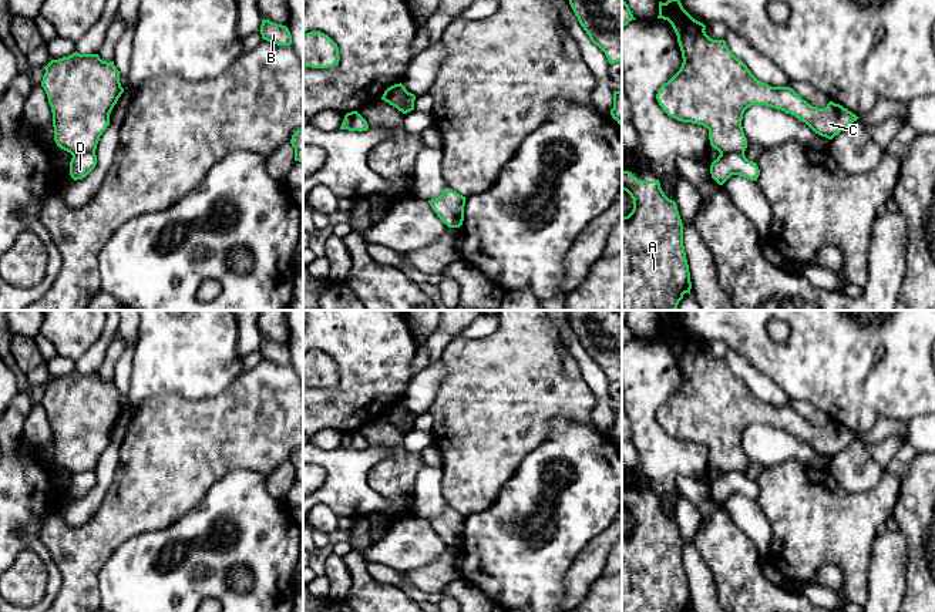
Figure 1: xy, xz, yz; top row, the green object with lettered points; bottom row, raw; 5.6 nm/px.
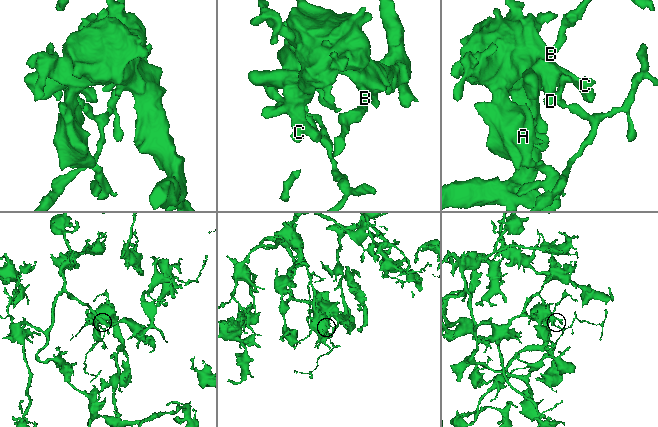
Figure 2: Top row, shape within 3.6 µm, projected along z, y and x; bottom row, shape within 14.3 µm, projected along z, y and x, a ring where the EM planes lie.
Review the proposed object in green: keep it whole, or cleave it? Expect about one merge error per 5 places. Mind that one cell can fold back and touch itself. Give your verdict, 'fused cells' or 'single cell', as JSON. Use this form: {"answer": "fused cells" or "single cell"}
{"answer": "fused cells"}

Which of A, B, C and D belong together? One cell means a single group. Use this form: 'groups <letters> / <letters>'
groups A B C / D

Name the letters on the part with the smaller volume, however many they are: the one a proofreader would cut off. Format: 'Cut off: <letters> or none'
Cut off: D

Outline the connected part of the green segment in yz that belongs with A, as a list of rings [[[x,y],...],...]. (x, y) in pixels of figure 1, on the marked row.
[[[622,171],[622,189],[633,199],[632,212],[622,218],[622,310],[676,310],[692,289],[677,205],[665,195],[659,179],[638,181],[629,171]]]

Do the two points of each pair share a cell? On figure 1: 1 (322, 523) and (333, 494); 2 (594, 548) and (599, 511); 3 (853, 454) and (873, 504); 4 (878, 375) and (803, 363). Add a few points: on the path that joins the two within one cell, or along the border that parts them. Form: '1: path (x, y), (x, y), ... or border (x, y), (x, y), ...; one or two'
1: border (318, 504), (325, 504), (337, 517); two
2: border (606, 527), (572, 560); two
3: border (884, 468), (860, 491), (834, 480); two
4: path (860, 373), (841, 373), (831, 363), (821, 363); one

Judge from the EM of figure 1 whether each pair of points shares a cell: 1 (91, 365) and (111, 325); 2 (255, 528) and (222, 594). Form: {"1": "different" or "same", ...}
{"1": "same", "2": "same"}

